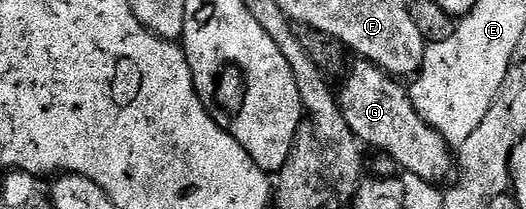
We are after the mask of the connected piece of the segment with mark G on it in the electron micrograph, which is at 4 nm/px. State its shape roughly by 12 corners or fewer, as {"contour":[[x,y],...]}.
{"contour":[[355,61],[337,93],[352,134],[403,173],[456,168],[395,77]]}

